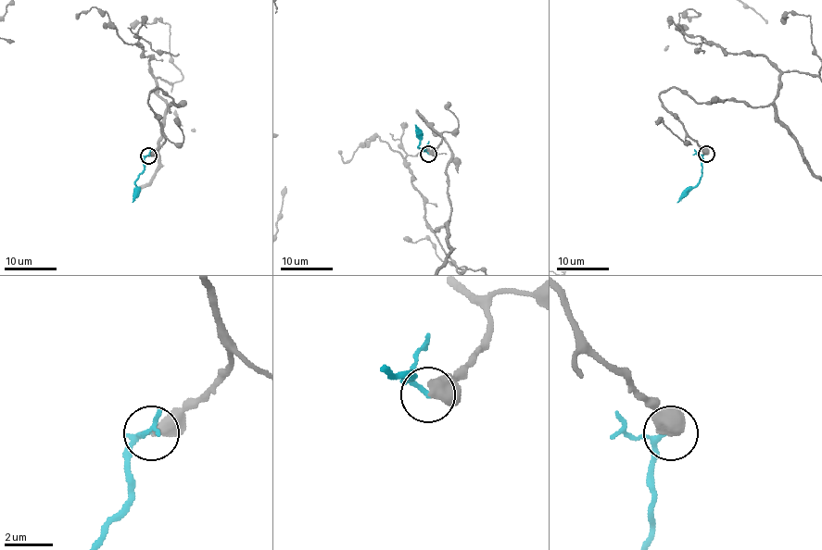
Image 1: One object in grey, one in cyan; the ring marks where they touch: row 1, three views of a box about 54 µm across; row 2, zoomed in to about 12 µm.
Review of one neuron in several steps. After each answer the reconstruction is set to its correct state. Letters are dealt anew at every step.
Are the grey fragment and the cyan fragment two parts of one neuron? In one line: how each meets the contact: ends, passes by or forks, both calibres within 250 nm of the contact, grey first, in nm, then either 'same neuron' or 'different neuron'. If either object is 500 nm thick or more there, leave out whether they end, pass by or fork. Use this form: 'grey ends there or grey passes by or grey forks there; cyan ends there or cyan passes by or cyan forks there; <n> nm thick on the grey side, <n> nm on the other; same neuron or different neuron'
550 nm thick on the grey side, 130 nm on the other; different neuron

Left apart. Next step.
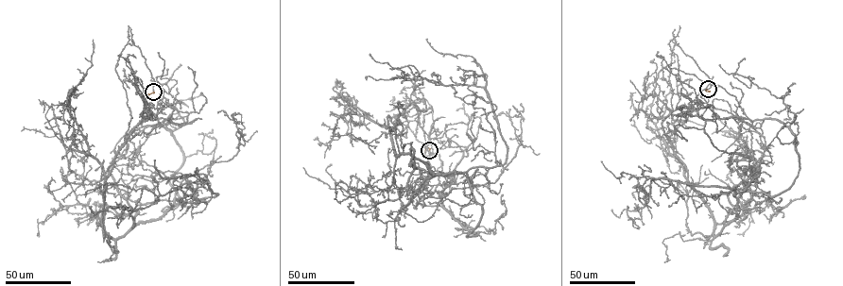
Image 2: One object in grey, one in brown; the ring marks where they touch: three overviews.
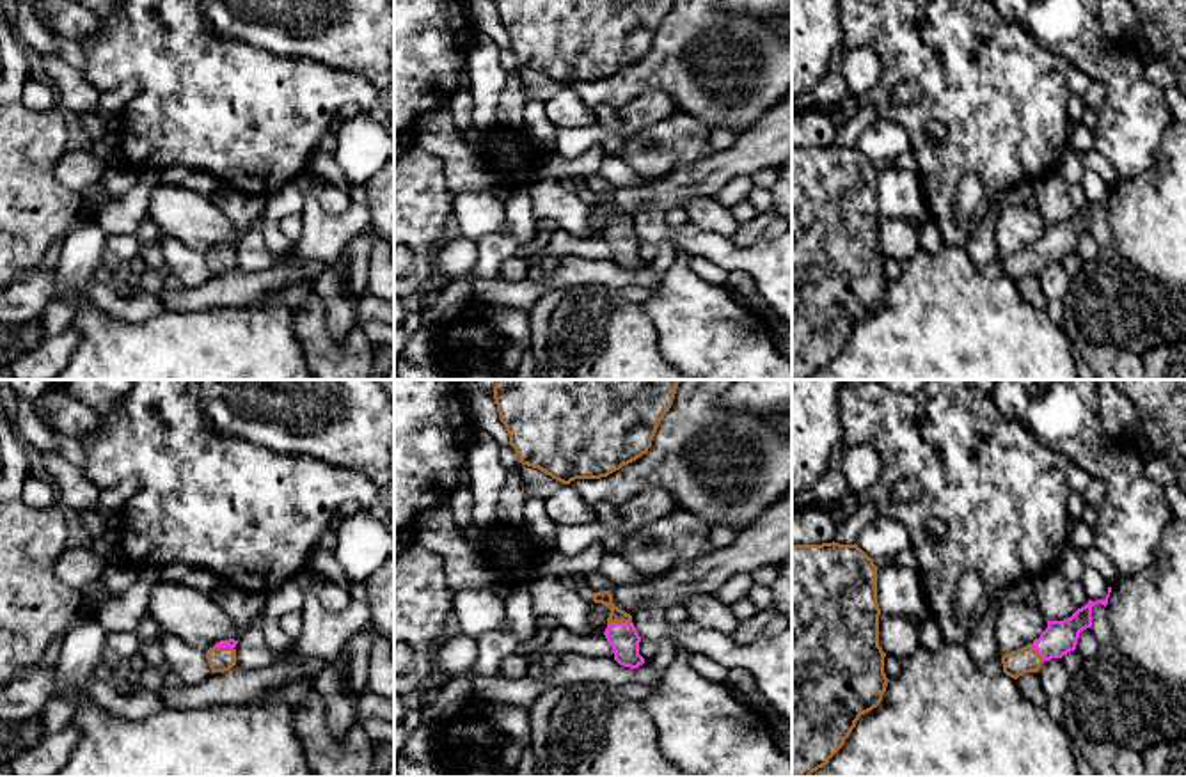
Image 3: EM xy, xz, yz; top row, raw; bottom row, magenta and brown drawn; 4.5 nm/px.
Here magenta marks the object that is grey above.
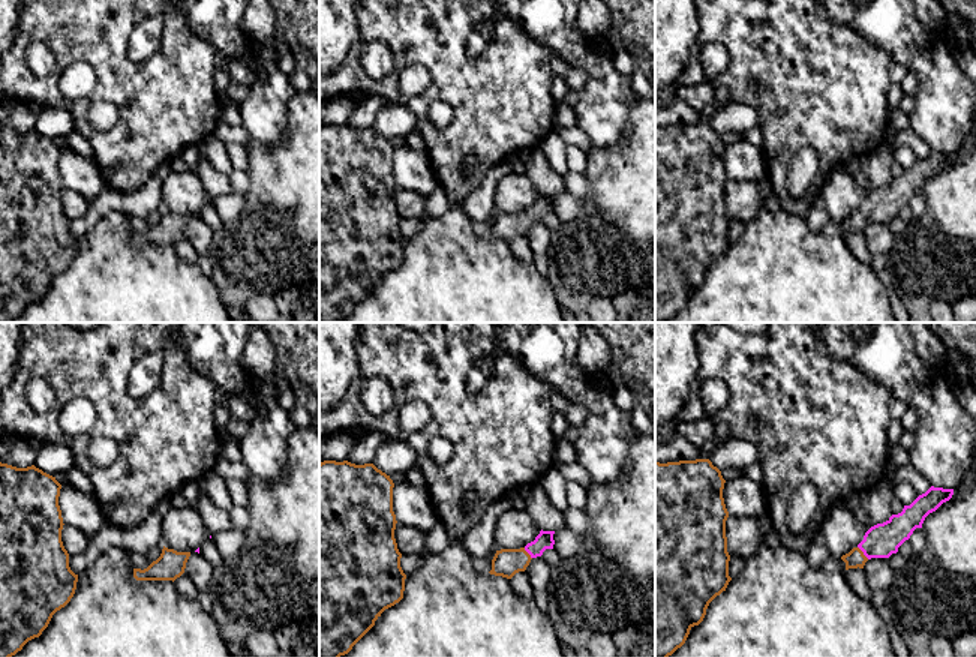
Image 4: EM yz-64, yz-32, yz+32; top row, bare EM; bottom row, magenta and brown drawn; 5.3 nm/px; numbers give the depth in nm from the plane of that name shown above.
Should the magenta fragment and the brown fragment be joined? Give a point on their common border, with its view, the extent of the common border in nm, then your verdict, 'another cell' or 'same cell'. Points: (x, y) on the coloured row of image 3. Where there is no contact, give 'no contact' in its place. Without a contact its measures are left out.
xz (618, 623) | 110 nm | same cell

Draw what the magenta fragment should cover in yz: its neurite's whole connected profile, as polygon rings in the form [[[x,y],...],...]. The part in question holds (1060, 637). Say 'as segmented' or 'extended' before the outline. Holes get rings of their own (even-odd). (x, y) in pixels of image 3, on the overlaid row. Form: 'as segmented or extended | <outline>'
extended | [[[1111,587],[1104,600],[1092,601],[1078,608],[1063,621],[1048,621],[1048,628],[1030,646],[1001,656],[1003,672],[1014,679],[1026,672],[1039,672],[1040,665],[1051,658],[1062,658],[1076,649],[1079,633],[1092,628],[1092,607],[1108,605]]]

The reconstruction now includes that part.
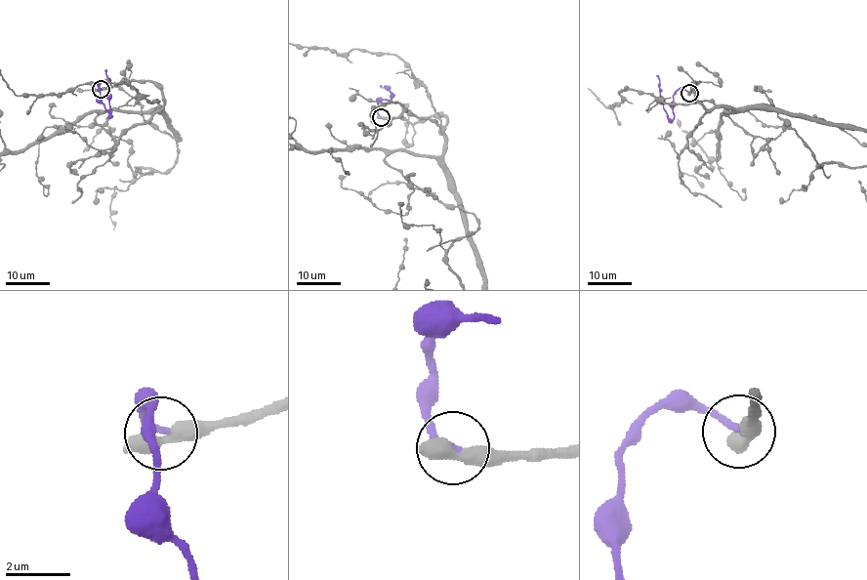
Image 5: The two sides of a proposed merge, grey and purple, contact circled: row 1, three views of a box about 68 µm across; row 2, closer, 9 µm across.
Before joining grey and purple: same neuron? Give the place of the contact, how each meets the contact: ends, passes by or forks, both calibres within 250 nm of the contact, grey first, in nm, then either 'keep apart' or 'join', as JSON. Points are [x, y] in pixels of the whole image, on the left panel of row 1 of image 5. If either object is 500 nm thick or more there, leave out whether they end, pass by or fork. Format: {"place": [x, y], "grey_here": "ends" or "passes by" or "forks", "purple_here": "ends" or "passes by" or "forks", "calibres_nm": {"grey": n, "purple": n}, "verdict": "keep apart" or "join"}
{"place": [101, 89], "calibres_nm": {"grey": 550, "purple": 240}, "verdict": "join"}

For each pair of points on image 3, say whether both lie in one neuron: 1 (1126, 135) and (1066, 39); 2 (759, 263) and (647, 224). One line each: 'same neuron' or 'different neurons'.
1: same neuron
2: same neuron

